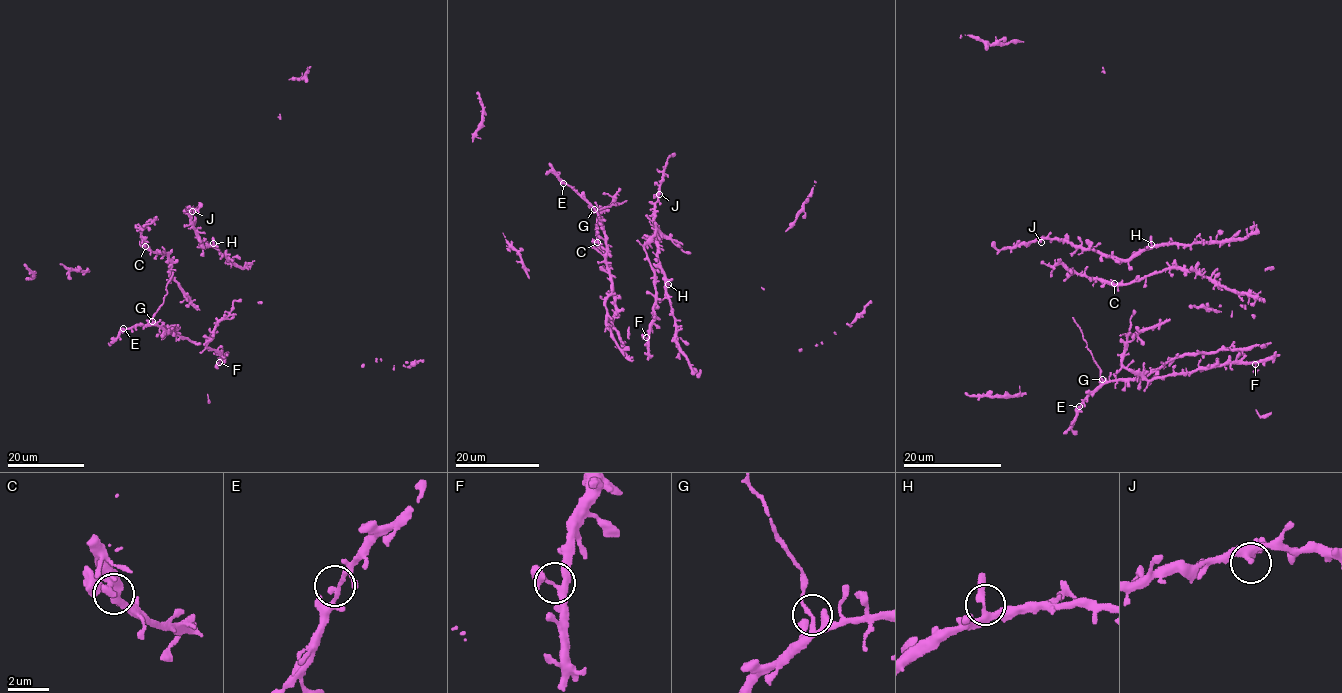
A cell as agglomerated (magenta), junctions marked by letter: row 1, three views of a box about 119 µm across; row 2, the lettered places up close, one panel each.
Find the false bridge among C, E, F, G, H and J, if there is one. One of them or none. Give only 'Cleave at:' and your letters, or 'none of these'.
Cleave at: G

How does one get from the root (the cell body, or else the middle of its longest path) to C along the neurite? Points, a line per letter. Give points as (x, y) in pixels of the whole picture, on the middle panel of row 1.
C: (612, 204), (598, 217), (597, 242)

